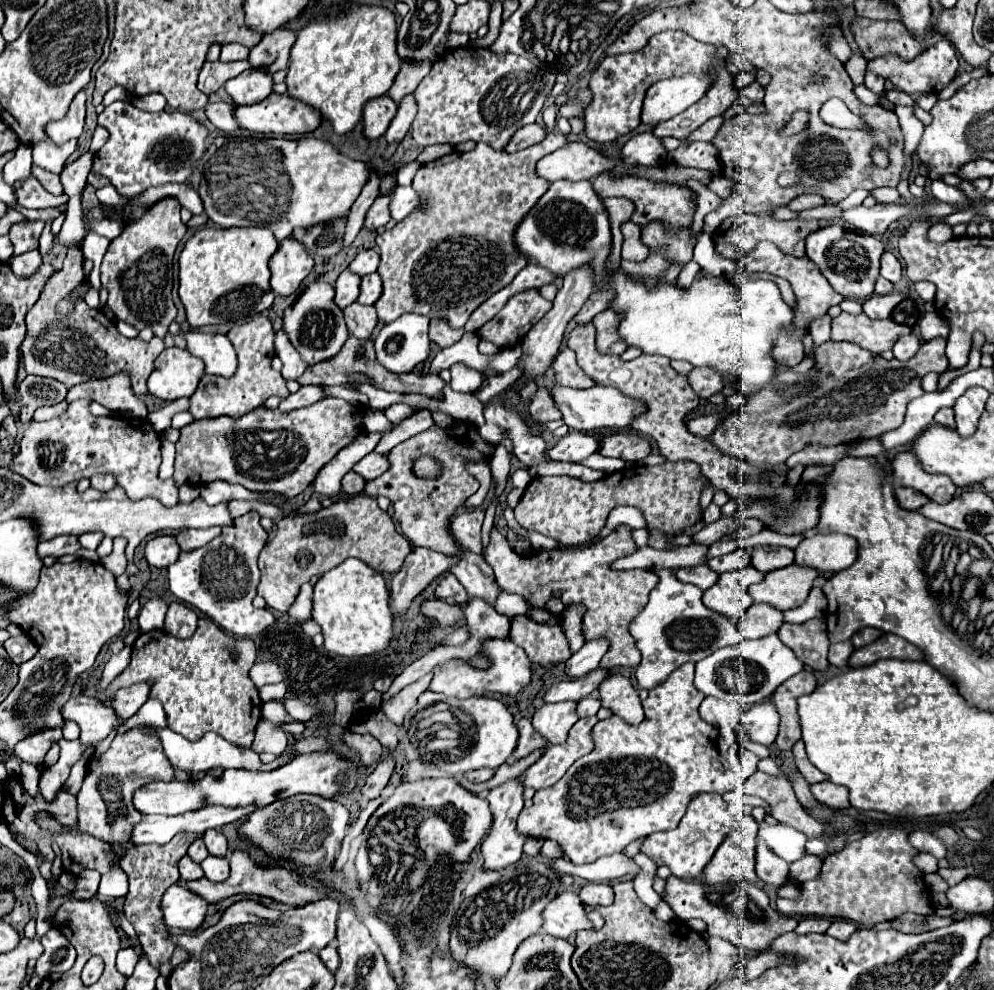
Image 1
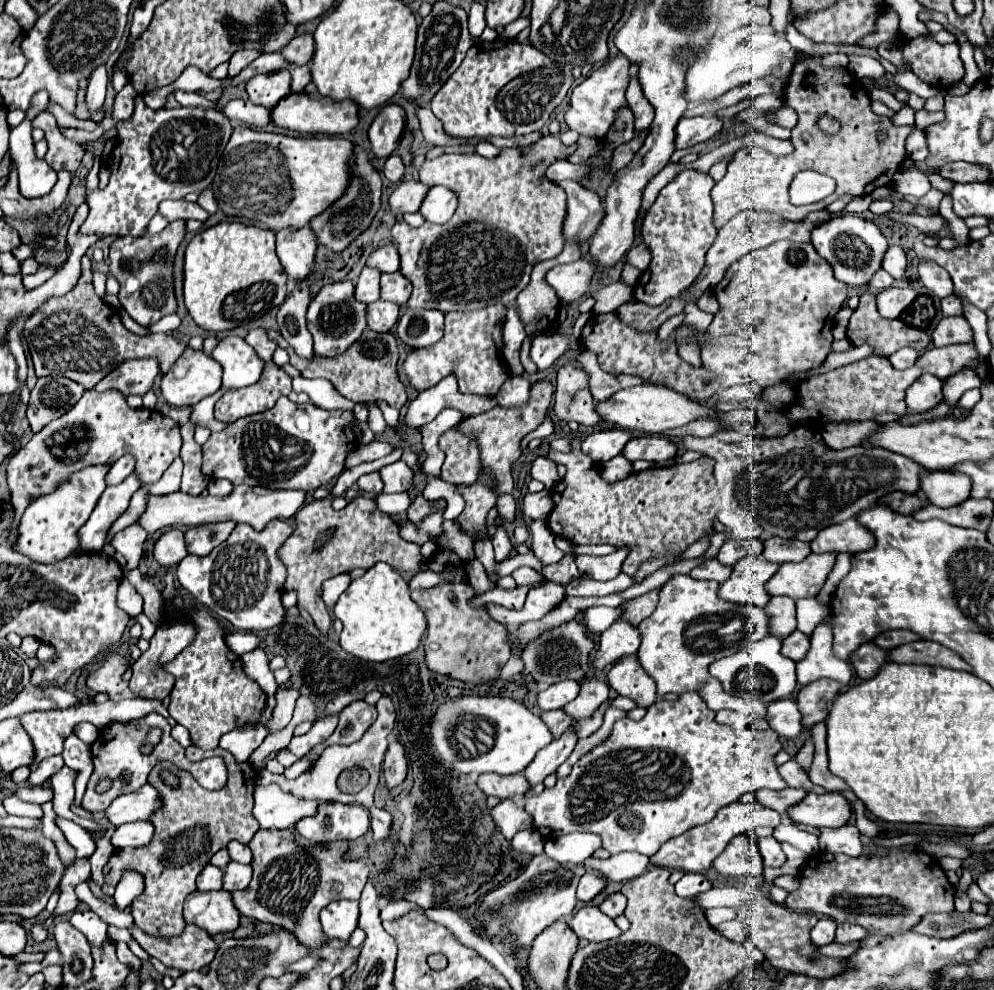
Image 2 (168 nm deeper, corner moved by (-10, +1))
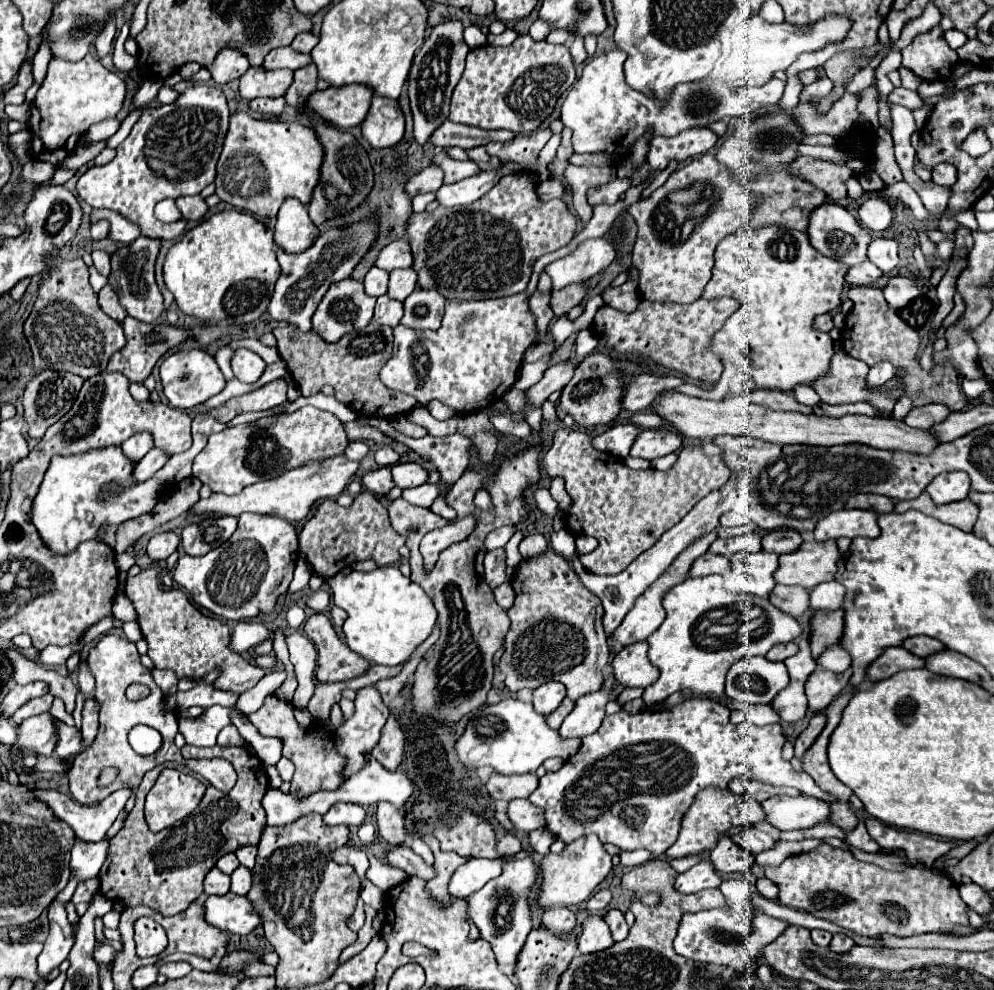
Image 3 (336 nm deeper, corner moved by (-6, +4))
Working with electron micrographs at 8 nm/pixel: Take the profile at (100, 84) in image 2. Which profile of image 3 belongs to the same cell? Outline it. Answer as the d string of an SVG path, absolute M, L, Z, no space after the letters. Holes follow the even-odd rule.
M108 13L106 25L104 25L104 29L100 31L100 35L96 37L96 43L94 43L100 57L104 57L106 53L112 51L112 39L114 39L114 35L116 35L116 25L112 21L112 13Z

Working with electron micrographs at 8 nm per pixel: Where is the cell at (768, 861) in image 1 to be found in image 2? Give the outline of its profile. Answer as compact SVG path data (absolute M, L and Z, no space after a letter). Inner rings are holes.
M768 836L768 838L756 838L754 842L756 842L756 846L758 846L758 850L760 850L762 858L764 858L764 866L778 868L778 866L782 866L786 862L786 854L782 852L780 844L772 836Z

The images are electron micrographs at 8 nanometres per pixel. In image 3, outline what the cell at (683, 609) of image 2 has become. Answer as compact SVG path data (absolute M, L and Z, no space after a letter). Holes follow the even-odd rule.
M688 577L666 593L662 605L666 609L666 619L648 637L648 657L652 665L660 669L660 677L654 685L646 687L646 705L658 705L678 689L722 695L724 677L732 661L740 661L740 657L766 655L774 645L794 641L802 635L802 627L794 617L776 609L768 599L726 591L720 577Z

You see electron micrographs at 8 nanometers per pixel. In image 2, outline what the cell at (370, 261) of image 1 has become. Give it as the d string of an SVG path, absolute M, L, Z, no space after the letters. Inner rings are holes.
M394 244L382 246L378 250L374 250L366 262L366 266L370 268L378 268L380 272L396 272L400 268L400 258L398 258L398 250Z

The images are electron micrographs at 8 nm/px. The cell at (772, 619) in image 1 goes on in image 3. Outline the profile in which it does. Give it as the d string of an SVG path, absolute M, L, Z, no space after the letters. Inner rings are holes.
M776 585L770 593L770 601L772 605L784 609L784 613L792 615L794 619L800 619L806 615L806 611L810 609L808 605L808 589L798 587L798 585Z

